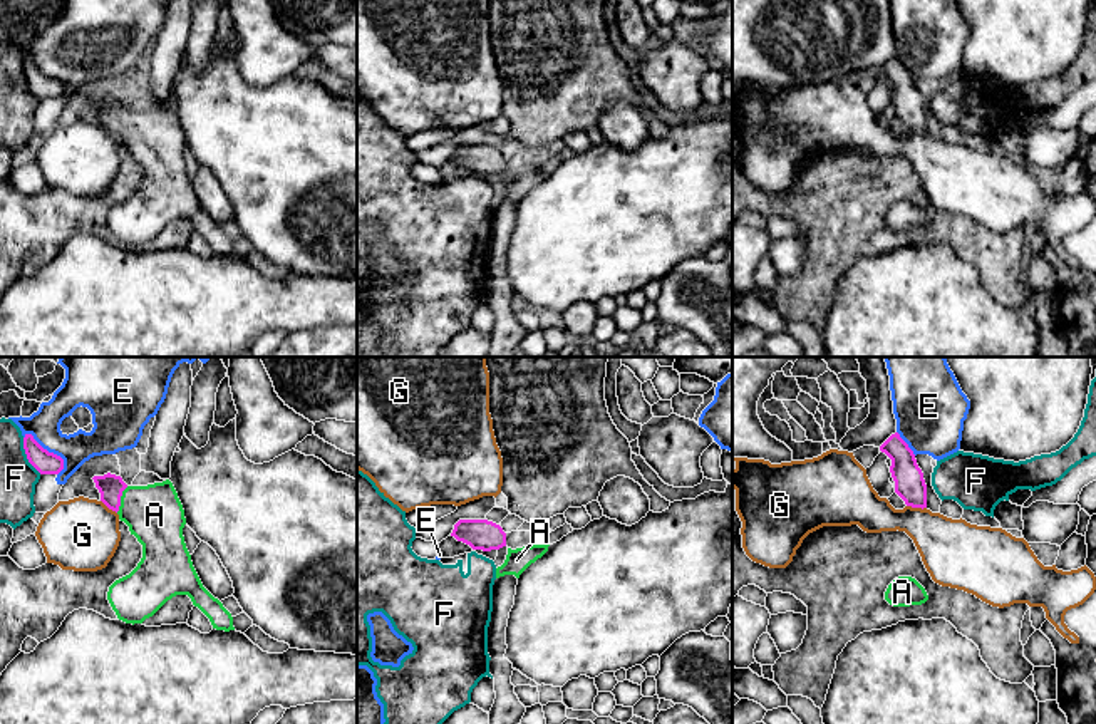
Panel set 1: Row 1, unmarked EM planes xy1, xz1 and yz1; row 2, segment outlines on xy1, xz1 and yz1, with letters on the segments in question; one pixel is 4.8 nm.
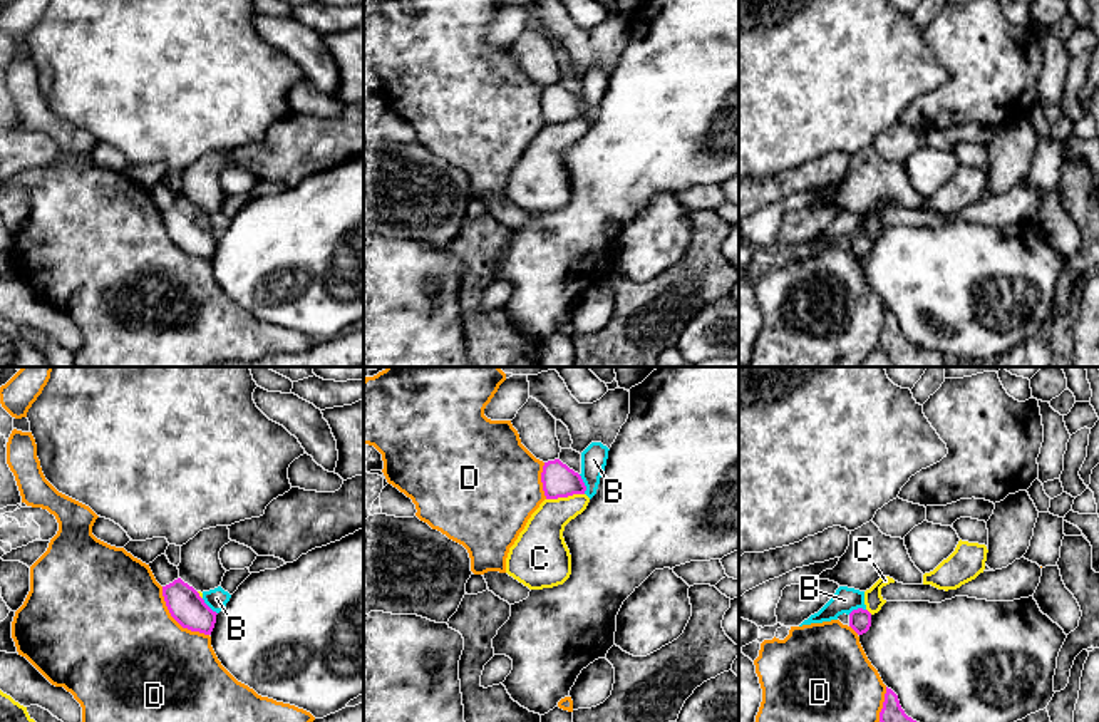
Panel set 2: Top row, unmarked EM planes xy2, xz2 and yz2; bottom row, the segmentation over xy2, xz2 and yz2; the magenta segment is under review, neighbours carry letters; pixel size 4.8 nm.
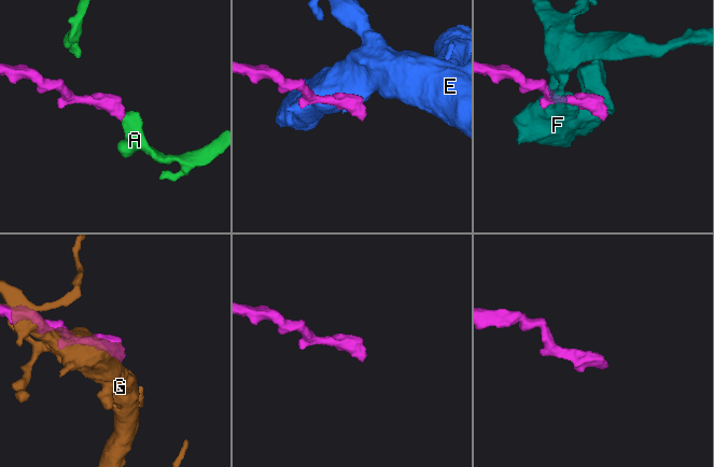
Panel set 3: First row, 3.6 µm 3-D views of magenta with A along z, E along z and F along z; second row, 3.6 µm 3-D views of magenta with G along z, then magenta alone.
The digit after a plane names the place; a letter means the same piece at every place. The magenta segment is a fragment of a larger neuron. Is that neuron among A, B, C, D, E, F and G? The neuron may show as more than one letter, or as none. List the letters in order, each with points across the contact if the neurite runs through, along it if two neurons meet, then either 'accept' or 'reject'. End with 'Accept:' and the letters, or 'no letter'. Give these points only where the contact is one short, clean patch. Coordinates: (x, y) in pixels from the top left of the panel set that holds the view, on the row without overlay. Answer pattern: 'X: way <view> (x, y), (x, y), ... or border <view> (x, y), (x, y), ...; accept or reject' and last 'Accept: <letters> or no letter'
A: way xy1 (111, 111), (119, 124), (155, 139); accept
B: border xz2 (578, 99), (585, 118); reject
C: reject
D: reject
E: reject
F: reject
G: reject
Accept: A

